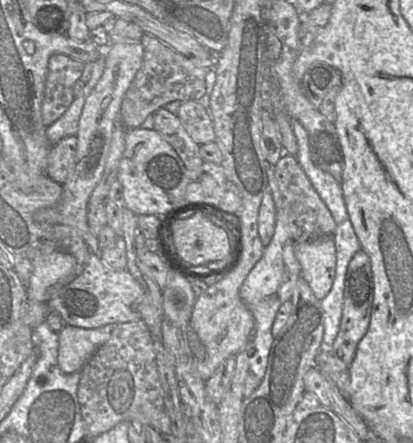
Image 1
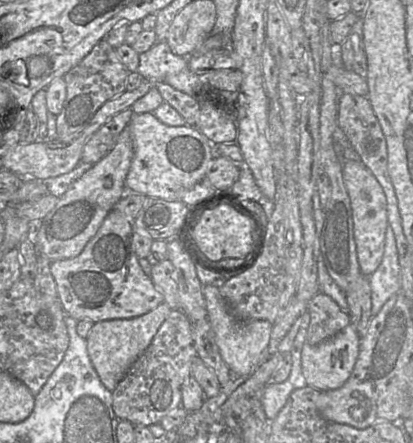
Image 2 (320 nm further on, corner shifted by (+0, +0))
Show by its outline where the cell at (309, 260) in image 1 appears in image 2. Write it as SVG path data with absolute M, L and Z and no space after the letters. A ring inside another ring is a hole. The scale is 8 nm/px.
M360 162L342 164L343 181L347 189L353 217L354 239L361 273L369 276L382 261L385 237L389 226L387 203L384 191L377 179Z

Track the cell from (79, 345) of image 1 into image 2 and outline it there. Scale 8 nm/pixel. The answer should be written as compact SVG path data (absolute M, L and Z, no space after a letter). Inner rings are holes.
M166 303L158 305L148 313L127 319L112 319L96 322L87 337L90 360L103 385L113 391L132 364L151 344L154 336L172 309Z

